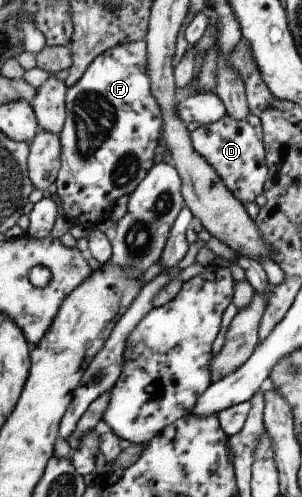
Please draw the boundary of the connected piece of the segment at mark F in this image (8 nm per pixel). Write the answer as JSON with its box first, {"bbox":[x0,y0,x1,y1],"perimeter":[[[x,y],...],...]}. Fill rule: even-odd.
{"bbox":[54,41,162,233],"perimeter":[[[145,41],[118,43],[96,56],[81,77],[66,89],[64,114],[65,119],[58,135],[59,169],[54,186],[64,216],[73,225],[89,233],[110,218],[116,200],[120,196],[129,196],[153,164],[162,118],[160,108],[150,92],[150,80],[146,76]]]}

